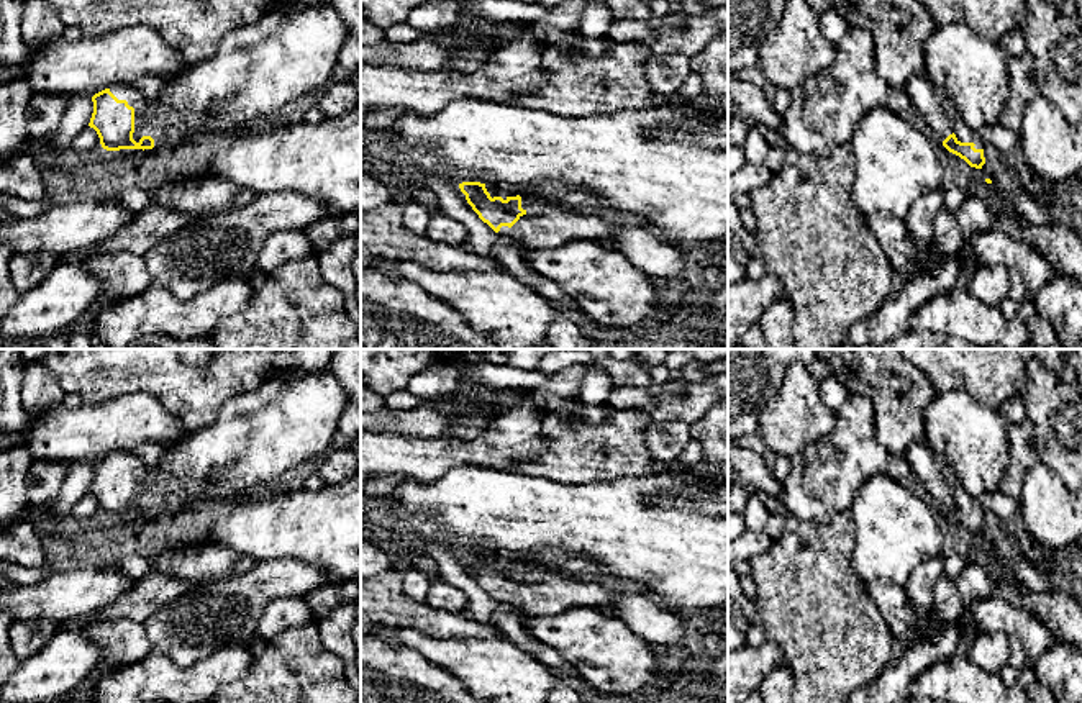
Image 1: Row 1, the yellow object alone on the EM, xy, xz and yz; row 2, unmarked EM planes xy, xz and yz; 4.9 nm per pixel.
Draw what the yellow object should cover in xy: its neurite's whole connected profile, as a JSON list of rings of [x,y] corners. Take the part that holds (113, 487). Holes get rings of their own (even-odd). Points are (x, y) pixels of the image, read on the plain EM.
[[[328,370],[293,377],[277,374],[261,387],[230,398],[213,424],[185,433],[154,467],[128,451],[95,460],[89,493],[107,518],[175,515],[193,503],[233,500],[270,485],[305,460],[326,456],[348,405],[349,395]]]

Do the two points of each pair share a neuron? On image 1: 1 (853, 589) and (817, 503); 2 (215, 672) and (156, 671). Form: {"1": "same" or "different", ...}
{"1": "different", "2": "same"}

